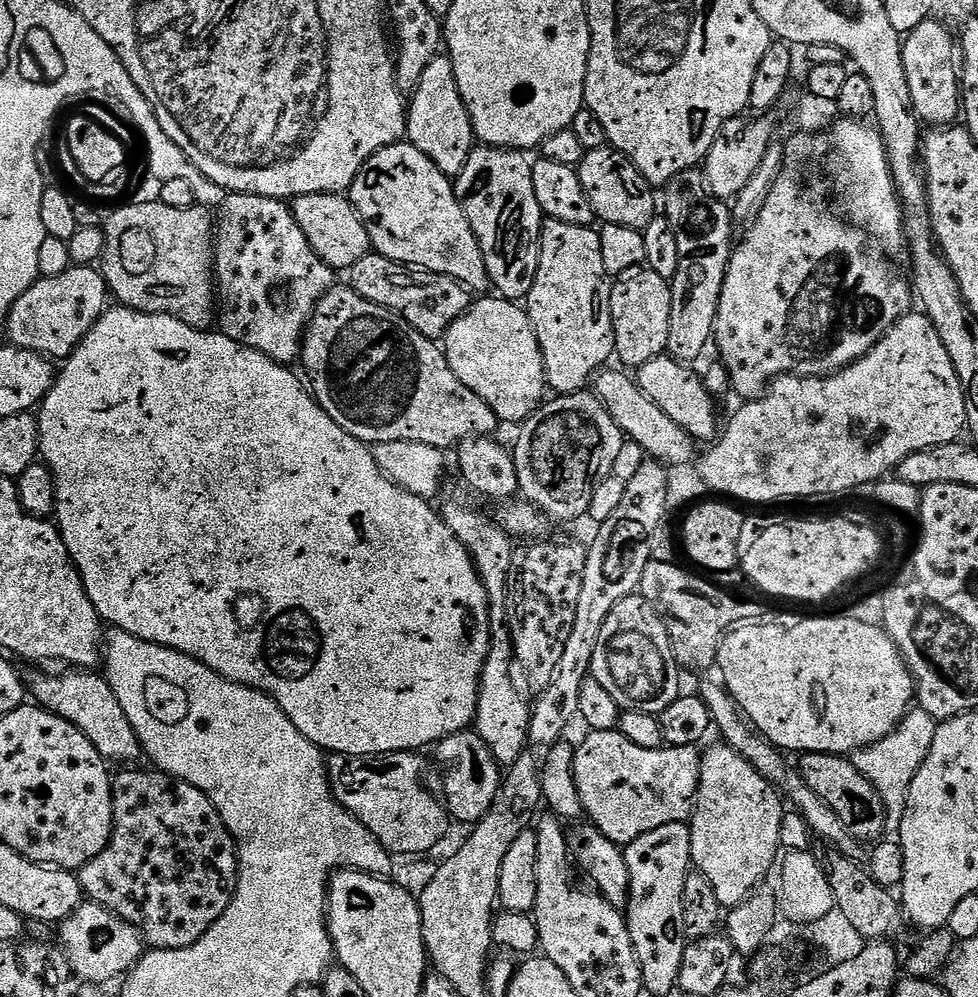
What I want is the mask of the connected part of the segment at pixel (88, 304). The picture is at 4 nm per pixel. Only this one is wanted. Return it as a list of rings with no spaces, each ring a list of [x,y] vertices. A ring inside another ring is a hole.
[[[95,267],[66,270],[54,278],[40,278],[12,304],[8,311],[6,331],[13,345],[27,352],[63,362],[72,355],[94,325],[99,322],[110,304],[108,284]]]

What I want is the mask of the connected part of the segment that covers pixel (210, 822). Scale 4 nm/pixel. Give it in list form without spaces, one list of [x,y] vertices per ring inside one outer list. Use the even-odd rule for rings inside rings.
[[[151,771],[115,773],[112,782],[112,837],[100,854],[90,862],[86,862],[86,866],[82,866],[78,870],[80,890],[91,903],[109,908],[114,914],[118,914],[118,918],[134,925],[140,931],[145,945],[149,949],[178,950],[179,948],[189,948],[194,946],[194,942],[198,942],[198,938],[202,938],[206,934],[206,930],[210,930],[210,926],[214,926],[214,922],[218,922],[218,918],[222,918],[222,914],[230,906],[238,879],[237,843],[229,834],[228,827],[222,822],[218,810],[214,810],[210,798],[206,798],[206,794],[202,790],[190,786],[185,780],[177,780],[166,772]]]

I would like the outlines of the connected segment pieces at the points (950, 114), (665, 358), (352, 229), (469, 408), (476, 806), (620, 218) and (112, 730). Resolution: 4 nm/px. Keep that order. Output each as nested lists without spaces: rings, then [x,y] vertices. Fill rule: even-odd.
[[[929,18],[922,22],[922,26],[907,33],[902,43],[902,70],[906,70],[906,83],[910,85],[910,102],[916,119],[932,130],[955,125],[962,116],[962,76],[958,71],[957,41],[956,44],[952,41],[947,28],[936,18]]]
[[[665,354],[635,369],[634,379],[636,385],[642,390],[642,394],[646,394],[646,398],[650,398],[650,402],[654,402],[654,406],[658,406],[662,414],[666,414],[667,418],[672,418],[696,442],[702,442],[702,440],[712,442],[718,436],[716,404],[712,401],[707,386],[692,371],[689,365],[682,364],[673,356]]]
[[[335,192],[306,194],[291,201],[290,207],[298,226],[302,226],[302,234],[306,234],[306,242],[310,242],[314,254],[318,254],[328,268],[350,270],[362,257],[369,255],[366,226],[347,195]]]
[[[333,286],[330,291],[321,298],[316,307],[316,312],[308,321],[308,327],[304,330],[304,343],[302,345],[302,365],[308,371],[307,383],[317,404],[346,434],[350,434],[356,440],[361,440],[363,444],[369,446],[381,444],[382,442],[422,442],[426,446],[434,446],[441,450],[451,449],[453,446],[465,440],[468,436],[492,436],[498,421],[494,410],[474,390],[470,390],[454,374],[454,370],[448,364],[448,358],[444,354],[444,349],[431,336],[424,336],[418,330],[414,330],[396,312],[391,312],[388,308],[378,306],[366,298],[362,298],[353,290],[351,286]]]
[[[475,730],[450,734],[435,745],[434,752],[444,767],[442,799],[448,809],[449,817],[458,822],[476,825],[490,810],[495,796],[499,793],[502,781],[501,765],[496,763],[486,742]]]
[[[611,146],[590,150],[584,153],[578,171],[582,190],[586,190],[586,198],[590,198],[590,206],[597,221],[643,230],[650,221],[657,219],[657,193],[656,196],[652,193],[655,192],[653,185],[648,184],[646,178],[642,178],[634,162],[630,162],[626,154]]]
[[[64,670],[61,676],[36,676],[32,684],[30,680],[30,692],[36,695],[39,707],[73,724],[105,761],[141,759],[140,739],[134,734],[134,726],[130,726],[130,718],[126,718],[126,710],[122,710],[122,702],[118,702],[107,679],[96,674],[92,670]]]

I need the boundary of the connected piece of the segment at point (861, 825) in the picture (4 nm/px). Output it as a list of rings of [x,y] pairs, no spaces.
[[[806,752],[799,757],[800,764],[798,764],[798,771],[800,776],[805,780],[806,786],[810,790],[814,790],[818,797],[826,802],[838,818],[848,828],[850,835],[852,835],[859,842],[876,842],[885,835],[886,832],[886,817],[884,815],[884,803],[878,794],[878,790],[874,790],[874,786],[868,781],[861,772],[855,768],[851,759],[844,756],[832,756],[828,752]]]

